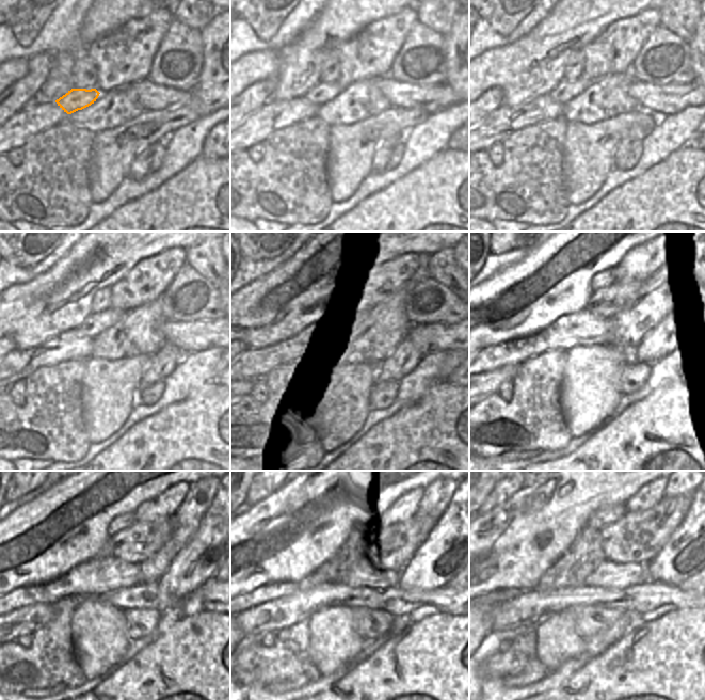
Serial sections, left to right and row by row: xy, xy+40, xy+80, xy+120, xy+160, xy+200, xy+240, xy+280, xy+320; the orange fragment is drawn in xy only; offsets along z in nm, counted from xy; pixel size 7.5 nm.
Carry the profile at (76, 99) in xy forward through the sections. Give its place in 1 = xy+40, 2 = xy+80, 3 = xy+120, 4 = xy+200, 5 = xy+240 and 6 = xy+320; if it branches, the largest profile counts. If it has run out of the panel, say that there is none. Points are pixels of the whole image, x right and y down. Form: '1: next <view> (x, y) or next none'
1: next xy+40 (322, 93)
2: next xy+80 (565, 91)
3: next xy+120 (97, 322)
4: next xy+200 (606, 303)
5: next xy+240 (137, 543)
6: next xy+320 (639, 536)

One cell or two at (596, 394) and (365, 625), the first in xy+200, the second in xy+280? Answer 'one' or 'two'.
two

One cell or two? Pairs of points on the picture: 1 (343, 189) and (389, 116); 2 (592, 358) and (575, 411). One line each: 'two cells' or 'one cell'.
1: one cell
2: one cell

